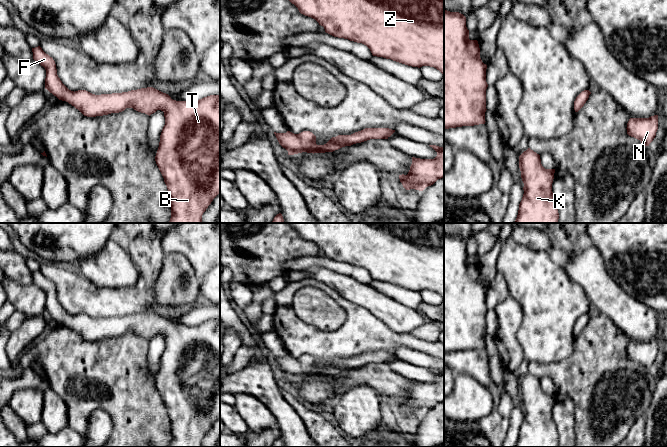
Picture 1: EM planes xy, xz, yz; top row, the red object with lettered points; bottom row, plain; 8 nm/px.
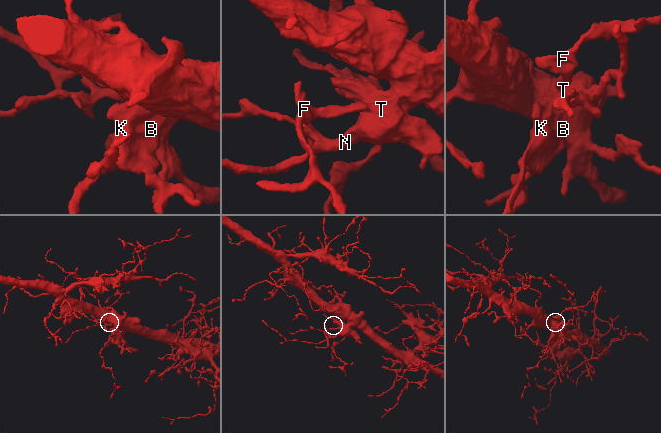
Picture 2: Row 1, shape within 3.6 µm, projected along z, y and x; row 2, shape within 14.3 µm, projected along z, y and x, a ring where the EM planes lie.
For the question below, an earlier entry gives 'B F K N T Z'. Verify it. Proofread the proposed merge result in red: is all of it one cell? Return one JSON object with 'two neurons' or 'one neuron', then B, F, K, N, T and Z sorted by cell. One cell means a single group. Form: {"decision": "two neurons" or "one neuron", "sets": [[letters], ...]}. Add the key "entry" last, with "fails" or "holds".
{"decision": "one neuron", "sets": [["B", "F", "K", "N", "T", "Z"]], "entry": "holds"}

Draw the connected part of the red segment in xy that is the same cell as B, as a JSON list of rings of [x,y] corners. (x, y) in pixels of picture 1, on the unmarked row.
[[[40,270],[32,272],[33,283],[46,294],[45,313],[59,324],[66,325],[84,340],[96,341],[119,337],[126,332],[151,339],[157,334],[164,336],[165,349],[160,359],[159,371],[155,380],[156,388],[164,402],[171,423],[169,447],[203,447],[202,439],[213,423],[220,417],[220,320],[210,319],[195,326],[176,325],[168,318],[153,311],[141,312],[122,317],[95,319],[86,314],[71,315],[57,299],[55,285]]]

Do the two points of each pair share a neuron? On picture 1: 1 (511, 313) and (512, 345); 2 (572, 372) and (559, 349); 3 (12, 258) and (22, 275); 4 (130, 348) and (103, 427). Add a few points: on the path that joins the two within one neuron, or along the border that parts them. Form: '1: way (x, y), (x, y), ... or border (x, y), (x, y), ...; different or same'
1: way (510, 321), (510, 337); same
2: border (575, 337), (573, 351), (566, 358), (541, 363); different
3: way (12, 262), (18, 271); same
4: border (94, 409), (103, 409), (109, 415), (110, 436); different

